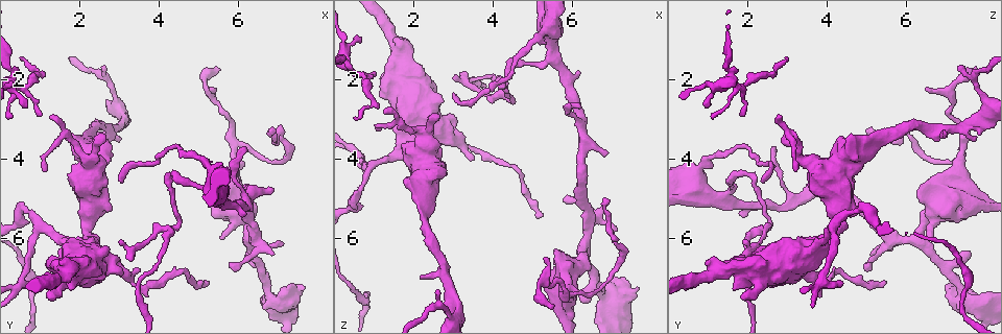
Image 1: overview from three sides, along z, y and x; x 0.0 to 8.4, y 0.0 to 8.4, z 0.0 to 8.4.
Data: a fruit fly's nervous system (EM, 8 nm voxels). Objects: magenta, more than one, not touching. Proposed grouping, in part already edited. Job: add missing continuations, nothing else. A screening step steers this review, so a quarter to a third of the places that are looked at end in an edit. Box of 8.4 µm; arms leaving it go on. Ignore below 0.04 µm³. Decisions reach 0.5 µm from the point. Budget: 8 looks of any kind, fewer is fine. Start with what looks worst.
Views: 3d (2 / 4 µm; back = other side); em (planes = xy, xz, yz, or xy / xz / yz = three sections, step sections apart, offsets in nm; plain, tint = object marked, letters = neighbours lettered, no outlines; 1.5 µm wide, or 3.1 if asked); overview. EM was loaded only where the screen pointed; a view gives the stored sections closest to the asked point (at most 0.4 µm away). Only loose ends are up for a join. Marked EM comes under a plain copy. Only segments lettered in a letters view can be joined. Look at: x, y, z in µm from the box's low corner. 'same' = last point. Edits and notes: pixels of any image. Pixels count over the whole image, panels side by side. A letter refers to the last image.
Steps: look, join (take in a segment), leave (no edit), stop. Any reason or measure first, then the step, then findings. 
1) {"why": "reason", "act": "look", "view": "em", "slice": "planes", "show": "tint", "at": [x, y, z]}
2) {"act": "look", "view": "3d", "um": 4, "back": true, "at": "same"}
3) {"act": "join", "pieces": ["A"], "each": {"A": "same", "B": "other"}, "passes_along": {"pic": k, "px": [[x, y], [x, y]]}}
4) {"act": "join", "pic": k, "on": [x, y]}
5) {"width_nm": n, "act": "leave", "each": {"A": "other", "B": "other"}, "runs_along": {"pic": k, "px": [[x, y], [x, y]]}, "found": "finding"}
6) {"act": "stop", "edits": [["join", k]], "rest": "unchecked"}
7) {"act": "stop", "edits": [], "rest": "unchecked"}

{"why": "free end", "act": "look", "view": "em", "slice": "planes", "show": "tint", "at": [5.20, 7.15, 5.50]}

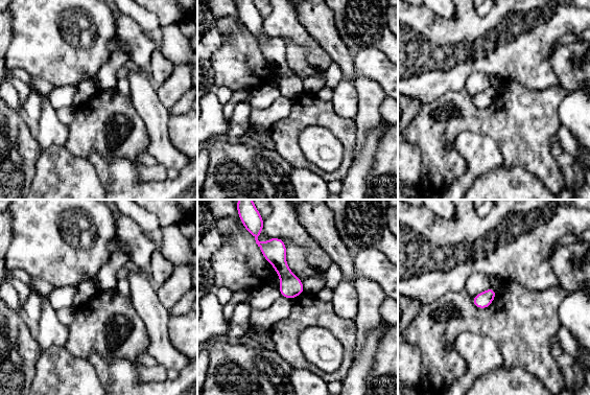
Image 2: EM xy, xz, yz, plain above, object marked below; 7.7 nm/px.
{"act": "look", "view": "em", "slice": "planes", "show": "letters", "at": "same"}

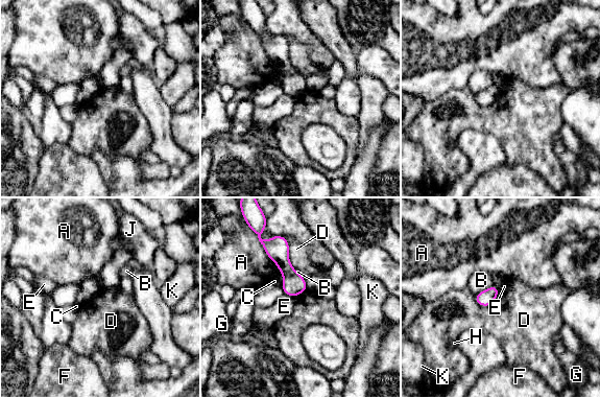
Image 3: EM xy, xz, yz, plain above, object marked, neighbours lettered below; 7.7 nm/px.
{"longest_contact_nm": ["A", 280], "act": "leave", "each": {"A": "other", "B": "other", "C": "other", "D": "other", "E": "other", "F": "other", "G": "other", "H": "other", "J": "other", "K": "other"}, "border": {"pic": 3, "px": [[500, 291], [486, 306], [474, 299]]}, "found": "no lettered segment goes on from it"}

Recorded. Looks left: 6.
{"why": "branch stops here", "act": "look", "view": "3d", "um": 2, "at": [7.10, 6.15, 5.80]}

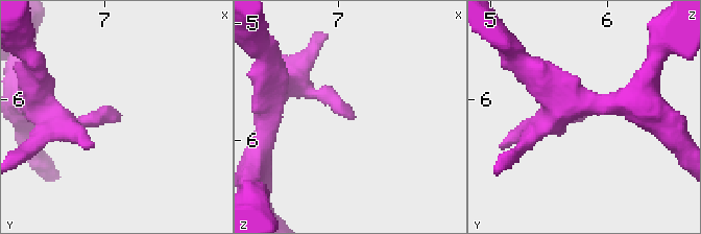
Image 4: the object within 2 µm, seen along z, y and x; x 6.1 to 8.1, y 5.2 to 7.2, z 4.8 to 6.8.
{"why": "need the tissue", "act": "look", "view": "em", "slice": "planes", "show": "letters", "at": [7.14, 6.18, 5.80]}

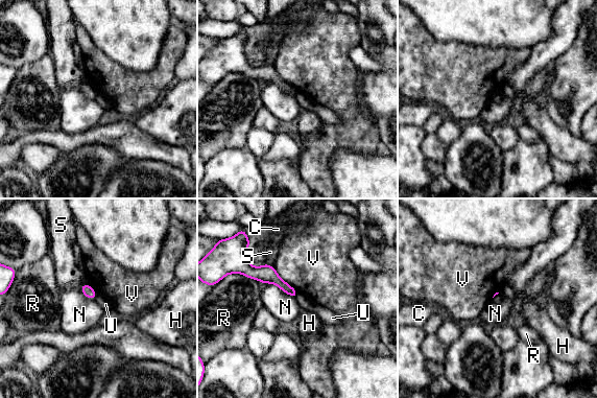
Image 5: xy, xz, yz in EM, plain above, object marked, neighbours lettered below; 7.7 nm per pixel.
{"act": "leave", "each": {"C": "other", "H": "other", "N": "other", "R": "other", "S": "other", "U": "other", "V": "other"}, "runs_along": {"pic": 5, "px": [[244, 266], [271, 276], [292, 293]]}, "found": "no lettered segment goes on from it"}

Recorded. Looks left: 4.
{"why": "thin end", "act": "look", "view": "em", "slice": "planes", "show": "letters", "at": [0.70, 2.70, 1.05]}

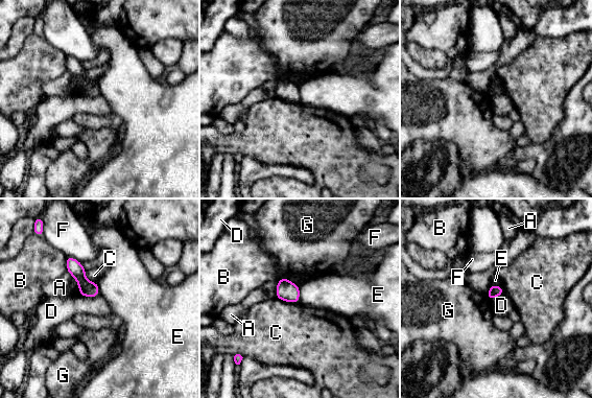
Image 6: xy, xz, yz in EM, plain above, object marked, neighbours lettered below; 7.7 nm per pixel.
{"width_nm": 100, "act": "leave", "each": {"A": "other", "B": "other", "C": "other", "D": "other", "E": "other", "F": "other", "G": "other"}, "runs_along": {"pic": 6, "px": [[68, 259], [79, 277], [96, 293]]}, "found": "no lettered segment goes on from it"}

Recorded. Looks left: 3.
{"act": "stop", "edits": [], "rest": "unchecked"}

